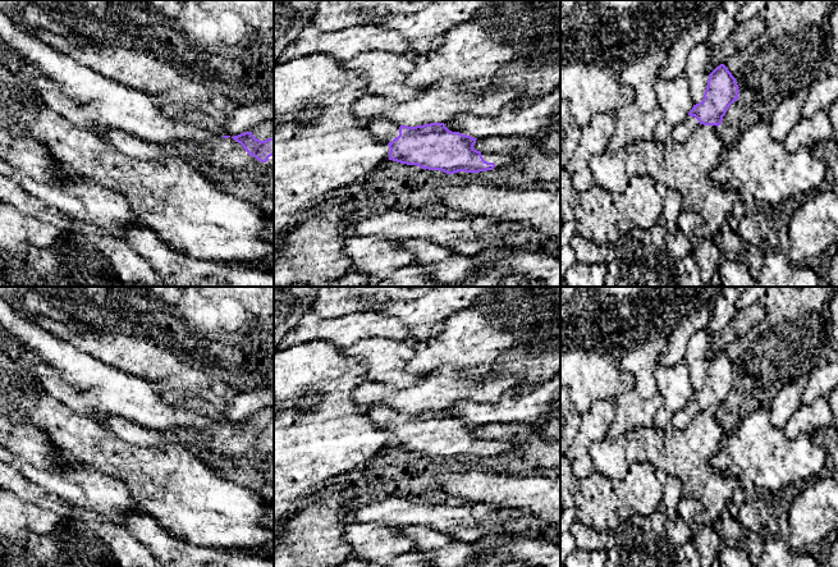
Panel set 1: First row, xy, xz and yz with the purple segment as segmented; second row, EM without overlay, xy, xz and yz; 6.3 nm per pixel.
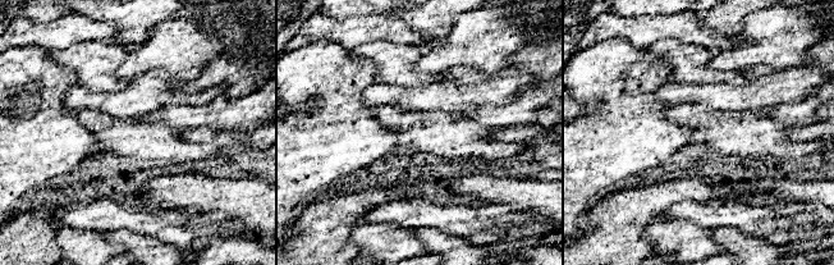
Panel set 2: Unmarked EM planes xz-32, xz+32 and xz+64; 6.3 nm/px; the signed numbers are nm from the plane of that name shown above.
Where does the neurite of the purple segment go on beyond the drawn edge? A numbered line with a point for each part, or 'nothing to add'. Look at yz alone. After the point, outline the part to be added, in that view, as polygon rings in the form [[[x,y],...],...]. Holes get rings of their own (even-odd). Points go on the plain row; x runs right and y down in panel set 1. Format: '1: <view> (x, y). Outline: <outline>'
1: yz (686, 415). Outline: [[[687,403],[681,411],[678,411],[672,419],[672,427],[676,430],[683,430],[700,412],[695,403]]]

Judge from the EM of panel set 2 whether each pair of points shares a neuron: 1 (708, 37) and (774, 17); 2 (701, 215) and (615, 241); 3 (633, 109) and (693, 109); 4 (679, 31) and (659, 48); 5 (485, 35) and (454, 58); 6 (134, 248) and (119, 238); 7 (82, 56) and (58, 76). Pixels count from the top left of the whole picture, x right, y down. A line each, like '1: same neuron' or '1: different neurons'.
1: different neurons
2: different neurons
3: different neurons
4: different neurons
5: same neuron
6: same neuron
7: different neurons

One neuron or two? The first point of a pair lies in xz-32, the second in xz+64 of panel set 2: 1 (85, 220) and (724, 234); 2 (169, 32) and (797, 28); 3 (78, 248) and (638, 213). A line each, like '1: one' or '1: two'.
1: two
2: one
3: two

